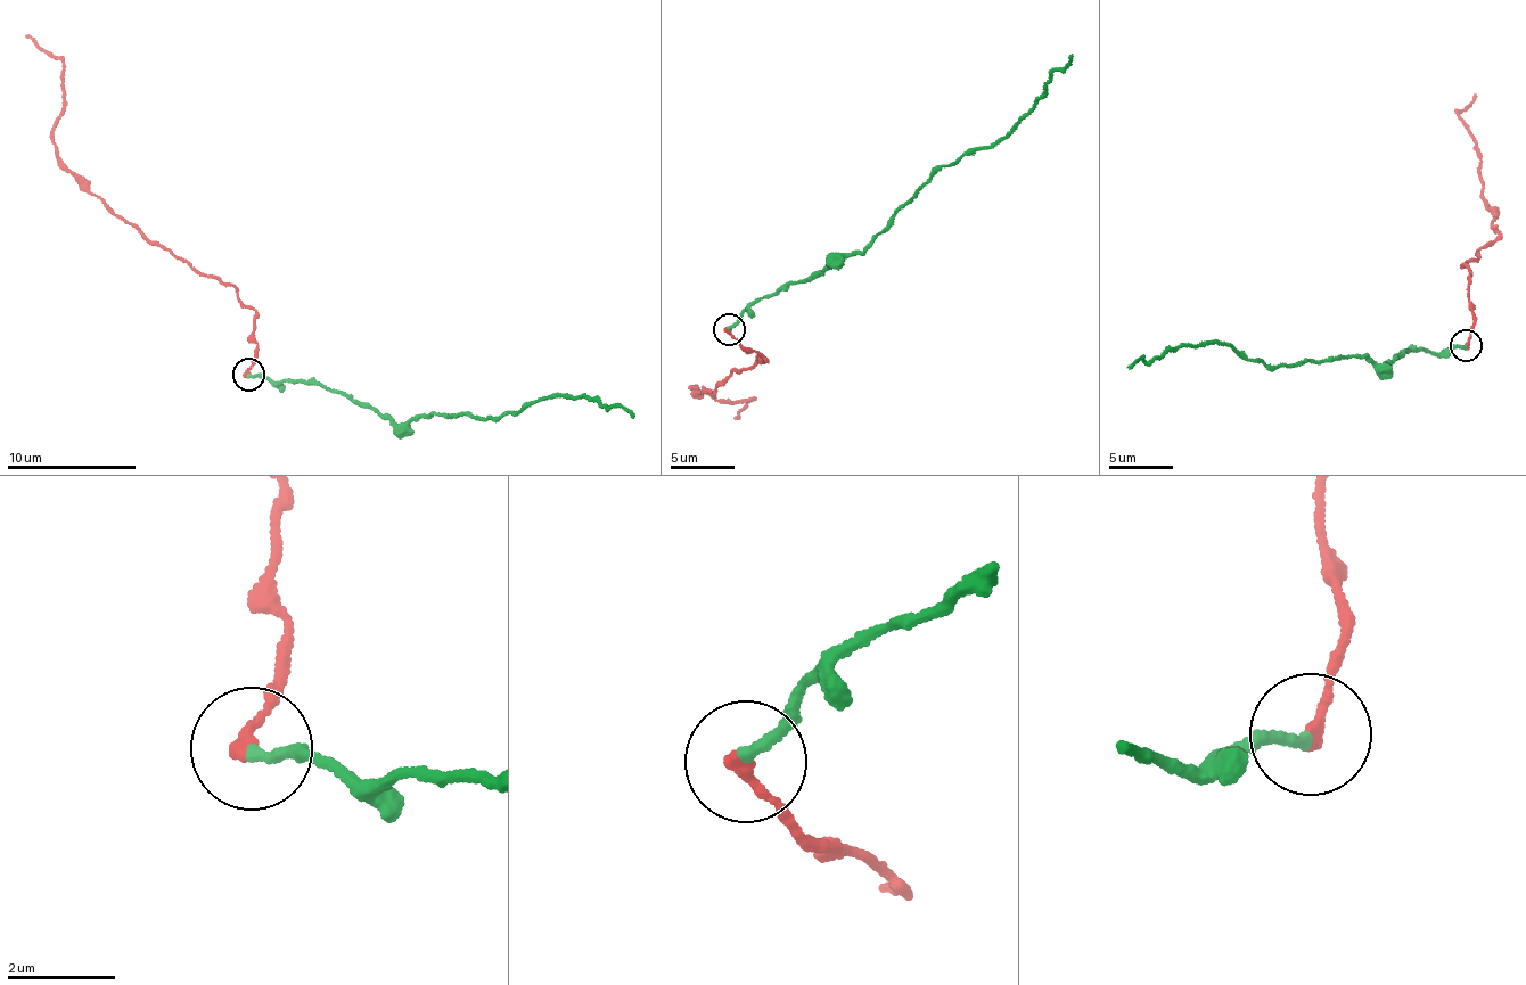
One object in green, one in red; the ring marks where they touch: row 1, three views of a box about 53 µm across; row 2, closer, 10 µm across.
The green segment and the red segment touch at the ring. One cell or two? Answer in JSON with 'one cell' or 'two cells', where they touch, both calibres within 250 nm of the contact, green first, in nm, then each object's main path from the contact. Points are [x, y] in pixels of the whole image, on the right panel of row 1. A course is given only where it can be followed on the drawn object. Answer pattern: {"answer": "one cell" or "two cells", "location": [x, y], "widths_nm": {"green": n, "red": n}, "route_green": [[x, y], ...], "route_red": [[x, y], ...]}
{"answer": "two cells", "location": [1466, 345], "widths_nm": {"green": 180, "red": 240}, "route_green": [[1466, 345], [1430, 353], [1410, 346], [1384, 368], [1362, 354], [1270, 367], [1212, 339], [1142, 358], [1130, 369]], "route_red": [[1466, 345], [1470, 270], [1462, 265], [1478, 261], [1499, 235], [1479, 154], [1459, 114], [1476, 95]]}

